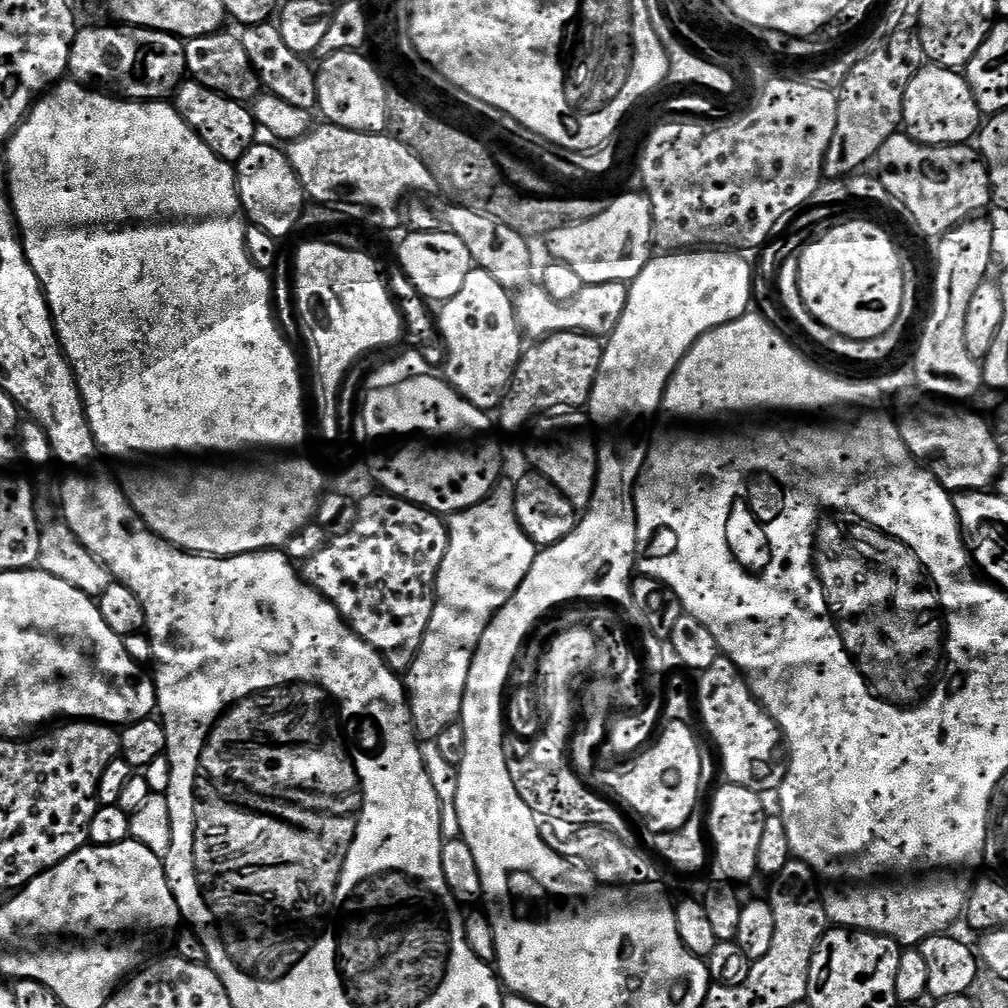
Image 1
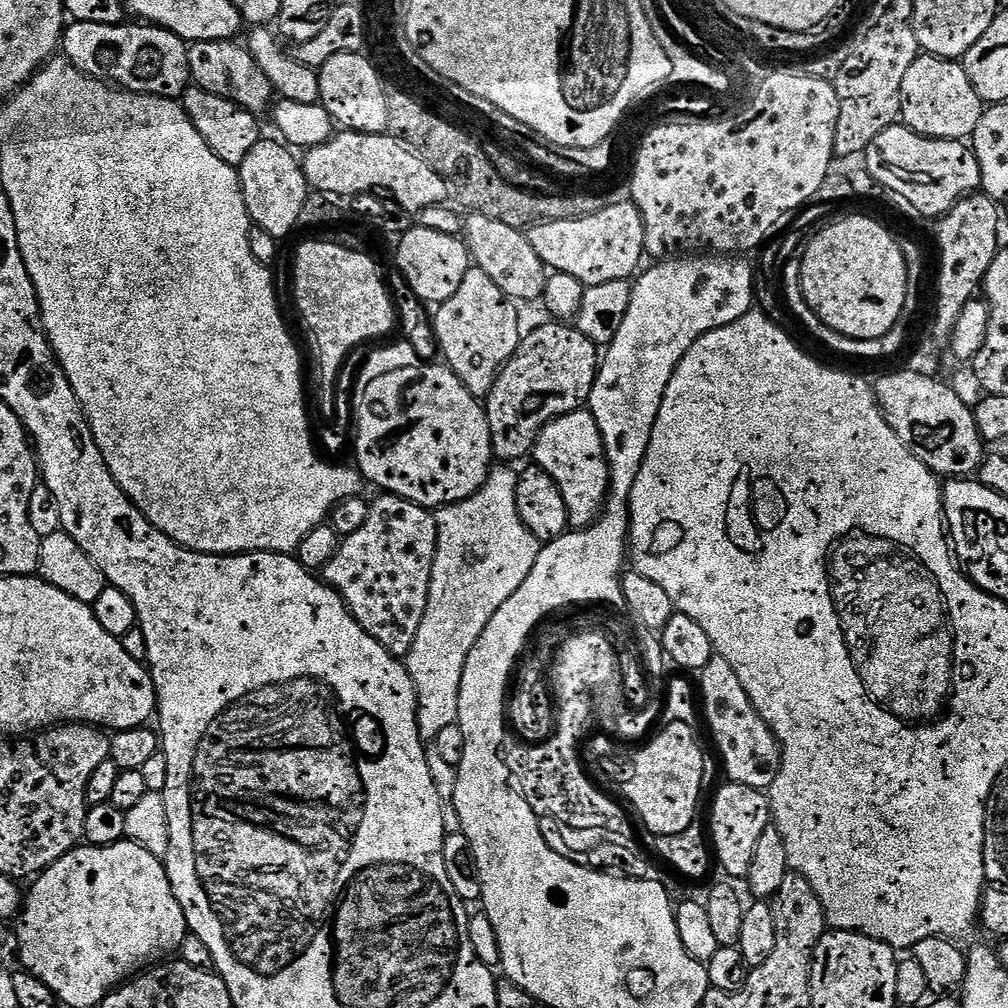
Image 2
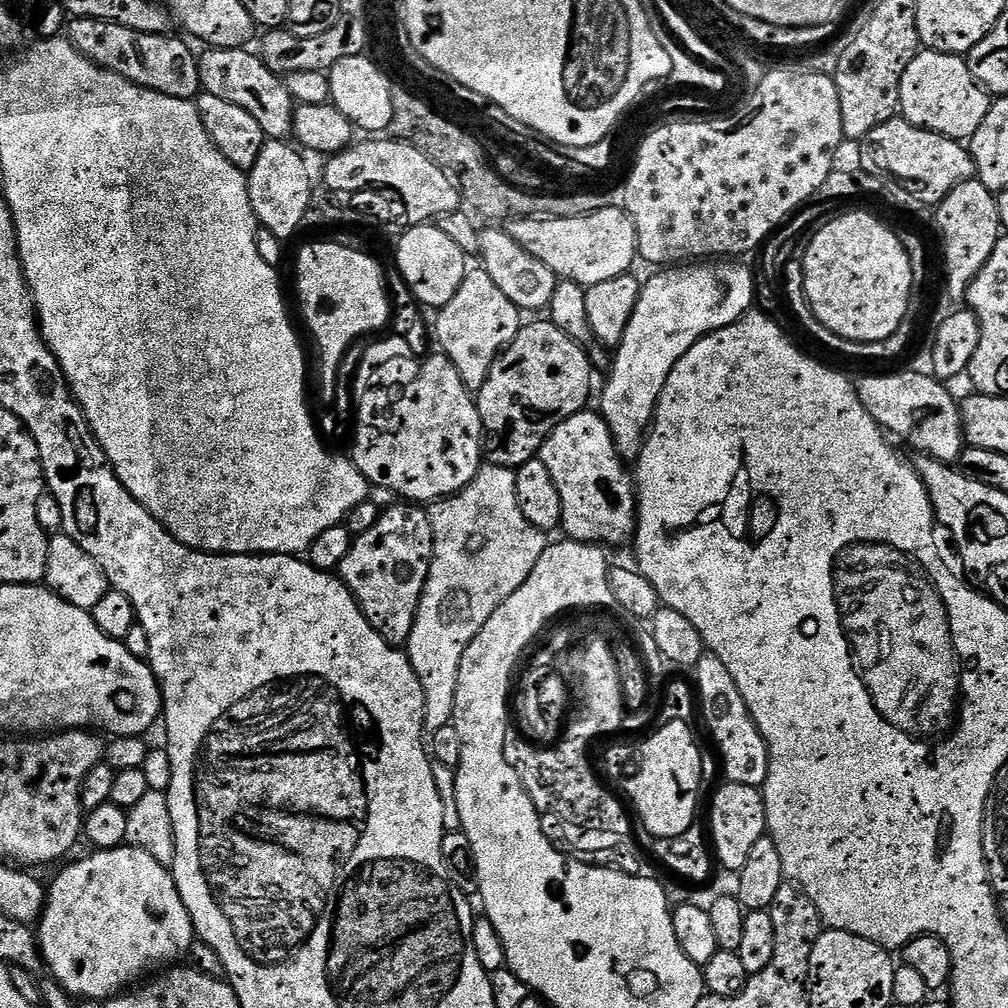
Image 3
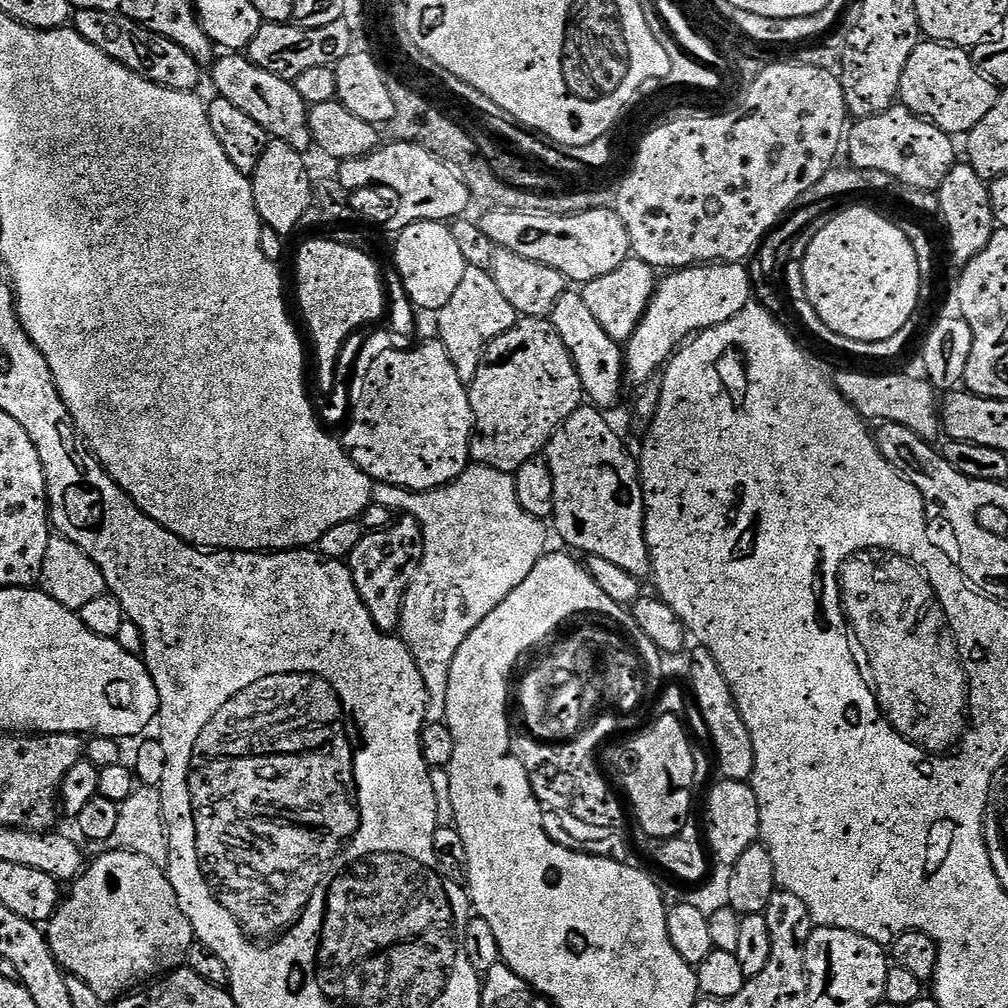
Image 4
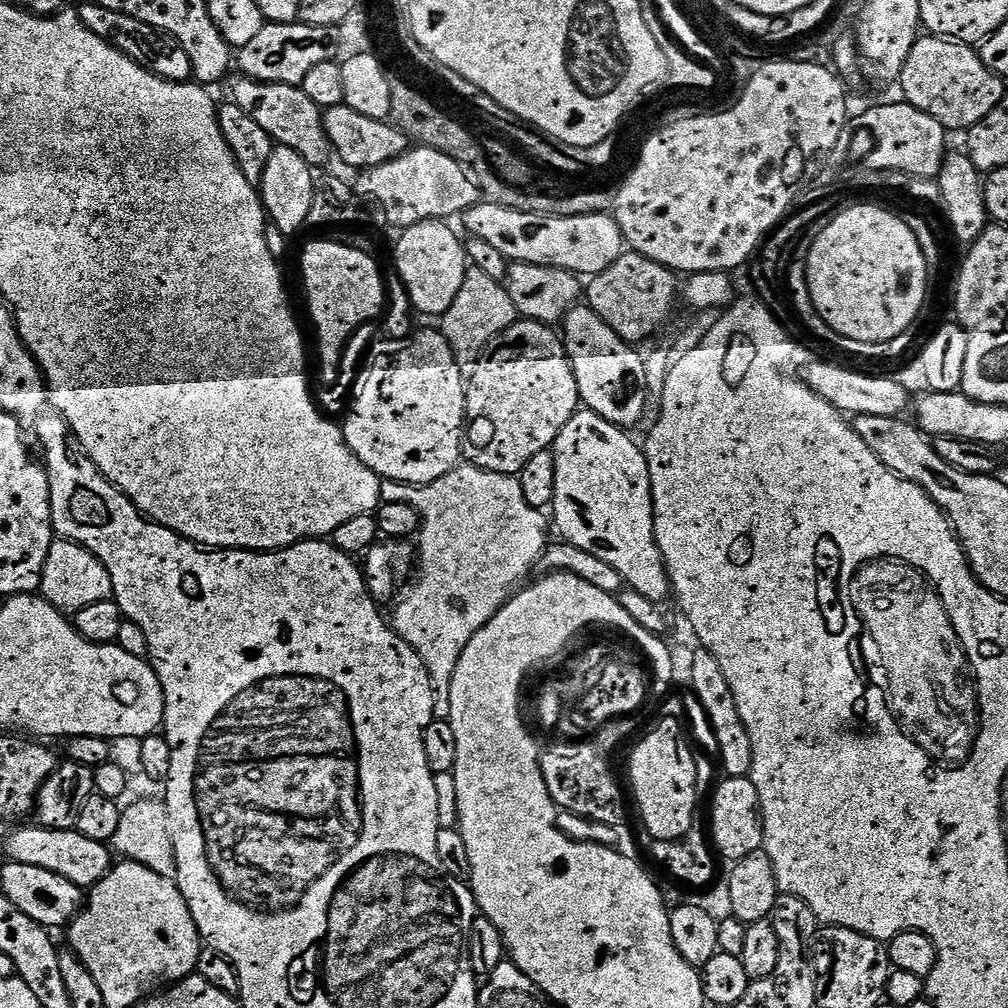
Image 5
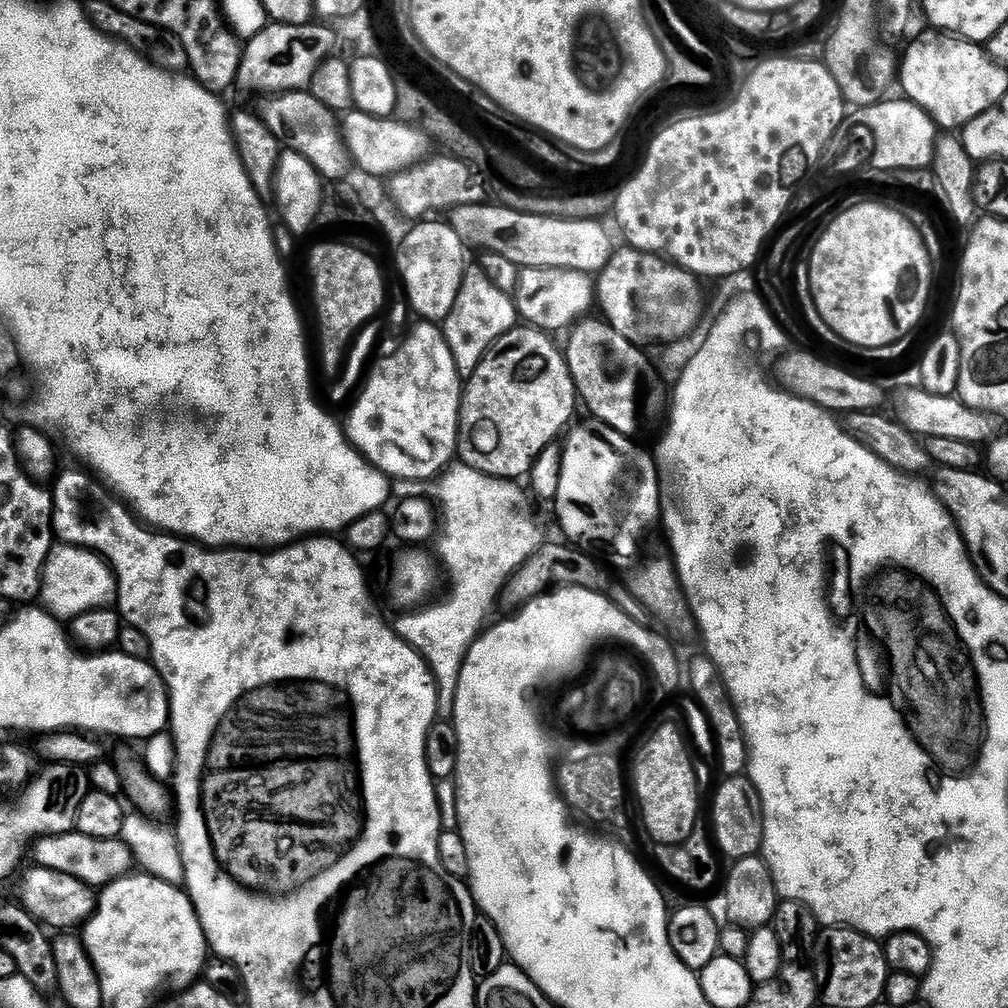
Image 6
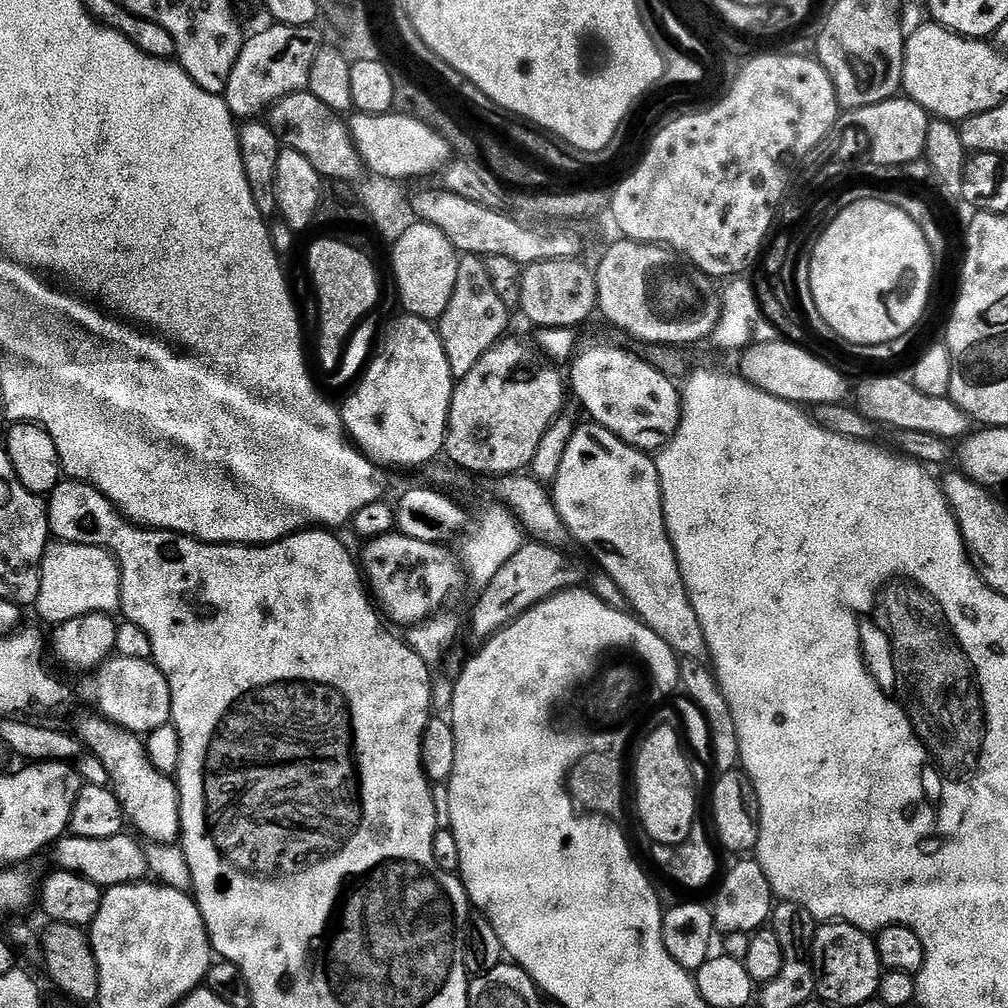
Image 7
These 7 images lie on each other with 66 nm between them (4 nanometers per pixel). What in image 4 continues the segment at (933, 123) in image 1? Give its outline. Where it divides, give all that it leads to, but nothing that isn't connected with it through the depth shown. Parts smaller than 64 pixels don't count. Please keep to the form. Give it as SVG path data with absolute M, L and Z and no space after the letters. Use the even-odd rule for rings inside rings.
M921 42L910 54L910 62L906 62L906 70L902 70L899 103L909 108L916 116L930 120L949 134L966 134L994 106L998 95L997 85L987 80L976 69L971 55L954 44L938 44Z

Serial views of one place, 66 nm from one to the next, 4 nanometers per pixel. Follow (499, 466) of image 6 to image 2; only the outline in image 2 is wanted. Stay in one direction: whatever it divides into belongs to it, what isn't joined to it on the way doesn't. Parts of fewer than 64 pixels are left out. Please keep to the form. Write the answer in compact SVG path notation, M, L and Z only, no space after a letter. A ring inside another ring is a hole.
M564 322L548 323L552 324L540 324L529 336L527 333L521 339L518 350L504 363L504 369L498 374L490 394L486 397L492 454L497 461L516 462L512 460L522 459L527 452L529 455L535 449L541 430L550 421L568 412L581 411L590 398L590 390L594 386L598 371L597 344L575 326L569 326Z

